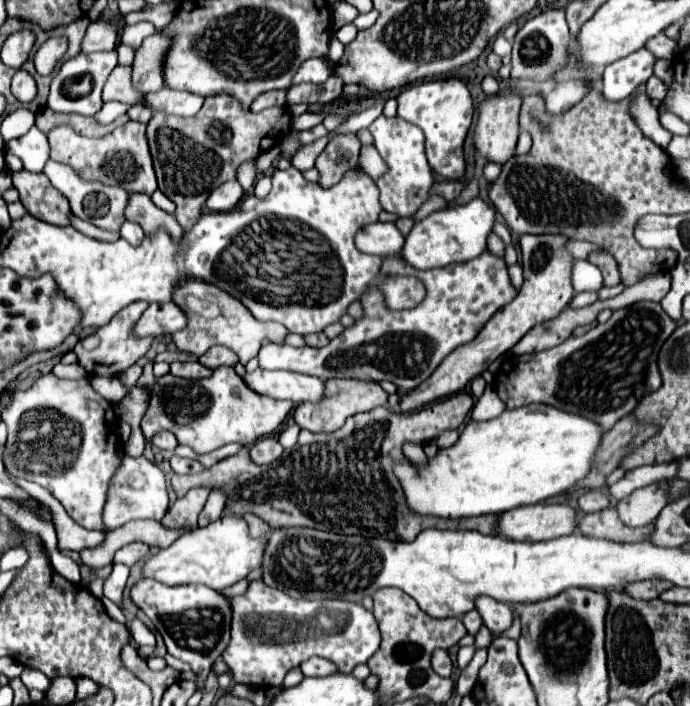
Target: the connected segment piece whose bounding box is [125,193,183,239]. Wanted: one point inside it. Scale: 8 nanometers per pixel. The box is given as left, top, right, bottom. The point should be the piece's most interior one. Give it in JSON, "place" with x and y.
{"place":[140,208]}

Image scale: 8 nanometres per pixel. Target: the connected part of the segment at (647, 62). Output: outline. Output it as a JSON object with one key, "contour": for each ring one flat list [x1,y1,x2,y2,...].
{"contour":[[645,47,635,51,633,55,627,55,603,71,603,95,609,101,619,101,631,95,639,85,647,83,649,77,653,77,653,65,657,57,647,51]]}

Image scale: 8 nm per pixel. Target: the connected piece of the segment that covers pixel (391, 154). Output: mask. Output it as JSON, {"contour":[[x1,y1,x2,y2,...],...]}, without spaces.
{"contour":[[377,117,371,125,369,131,373,135,373,143,387,163,389,171,375,181,379,187,379,203,385,211,395,213,399,217,409,217,413,219,419,207,431,197,431,187,433,187,433,173,431,167,425,159,425,135,419,127,399,119,399,117]]}

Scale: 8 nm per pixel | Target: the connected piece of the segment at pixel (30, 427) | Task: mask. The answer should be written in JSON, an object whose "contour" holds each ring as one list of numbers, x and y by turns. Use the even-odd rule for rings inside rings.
{"contour":[[49,373,39,377,33,383,33,387,29,387,27,391,13,391,11,403,3,409,1,417,9,429,9,437,3,451,3,461,7,471,13,477,21,477,49,489,51,495,65,507,65,511,75,523,83,525,85,529,95,529,105,533,107,527,103,527,103,503,107,501,111,479,119,469,123,457,121,441,117,437,117,427,115,427,117,417,113,411,113,403,109,403,91,387,89,377,67,381,67,379,57,379],[25,435,39,435,39,441,25,443]]}

